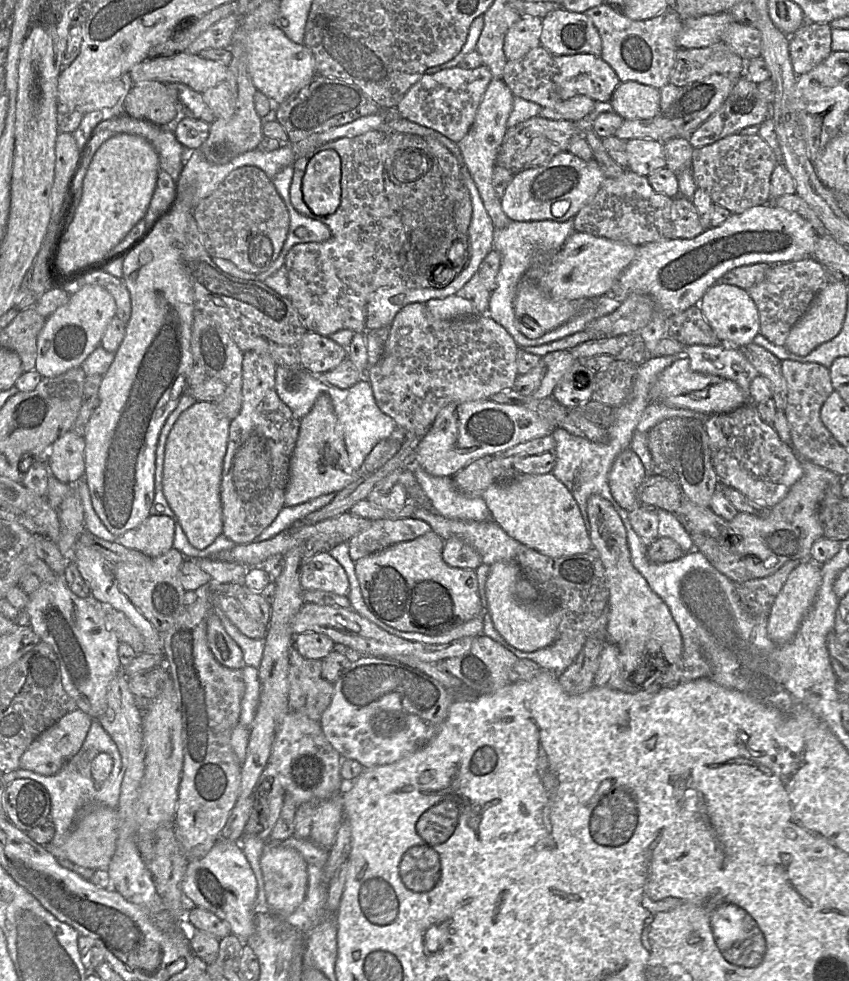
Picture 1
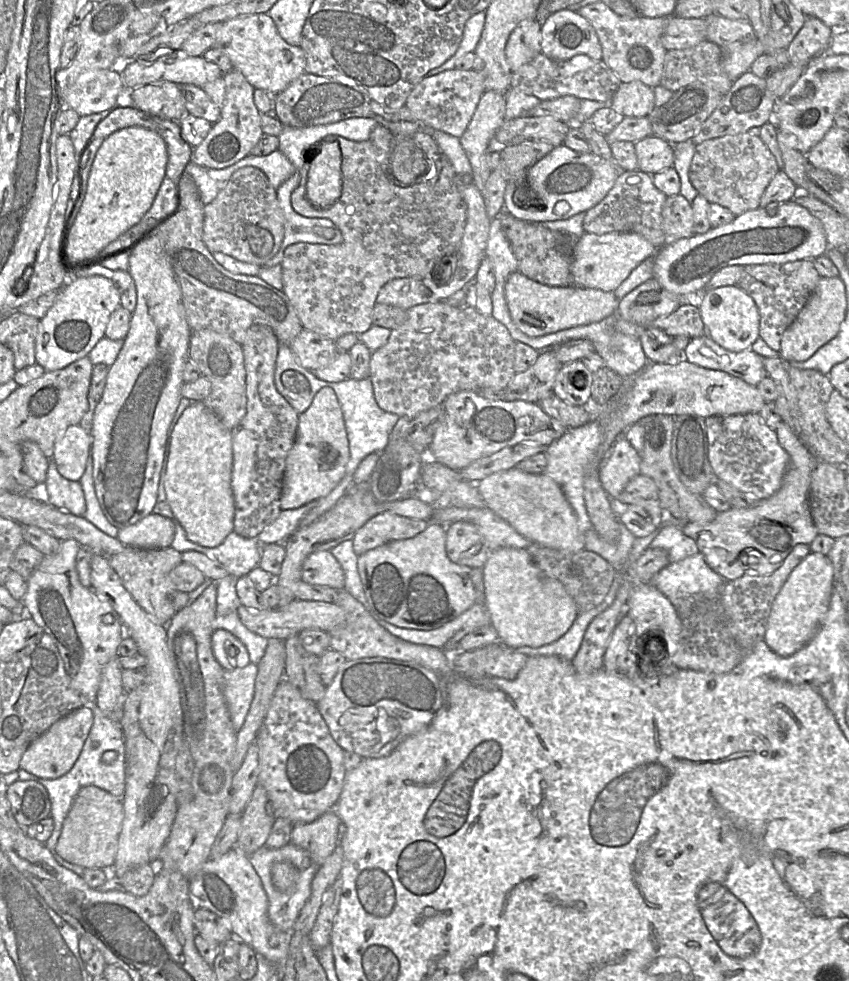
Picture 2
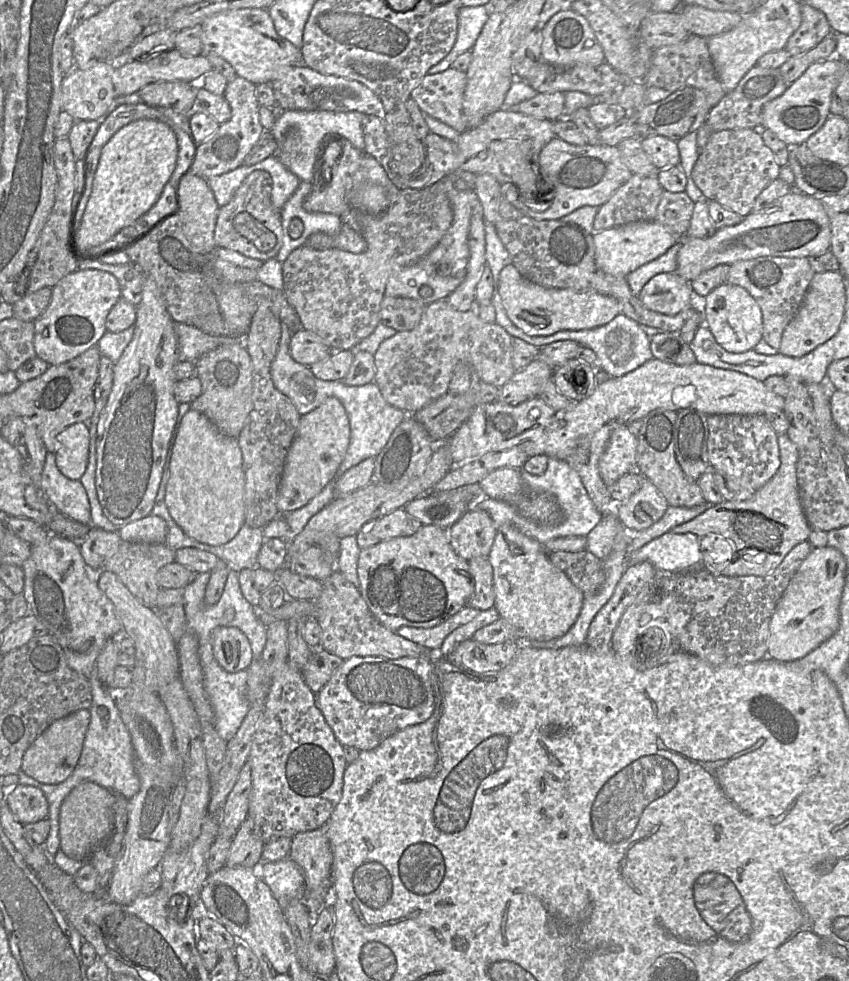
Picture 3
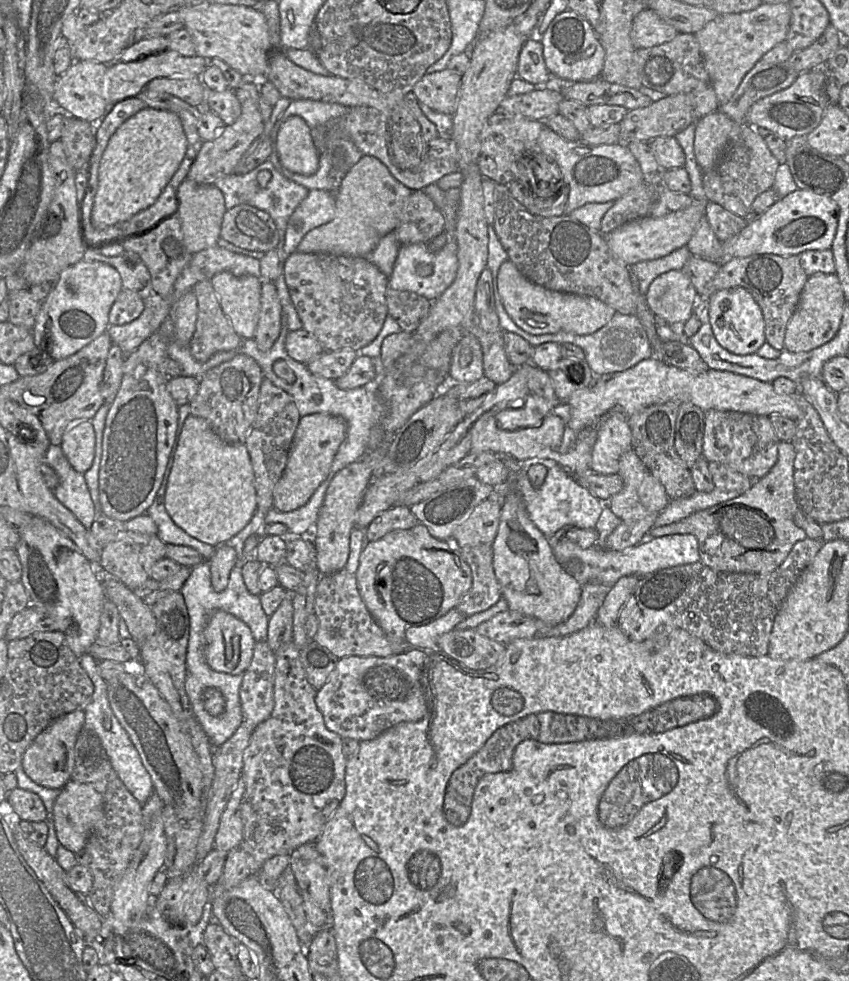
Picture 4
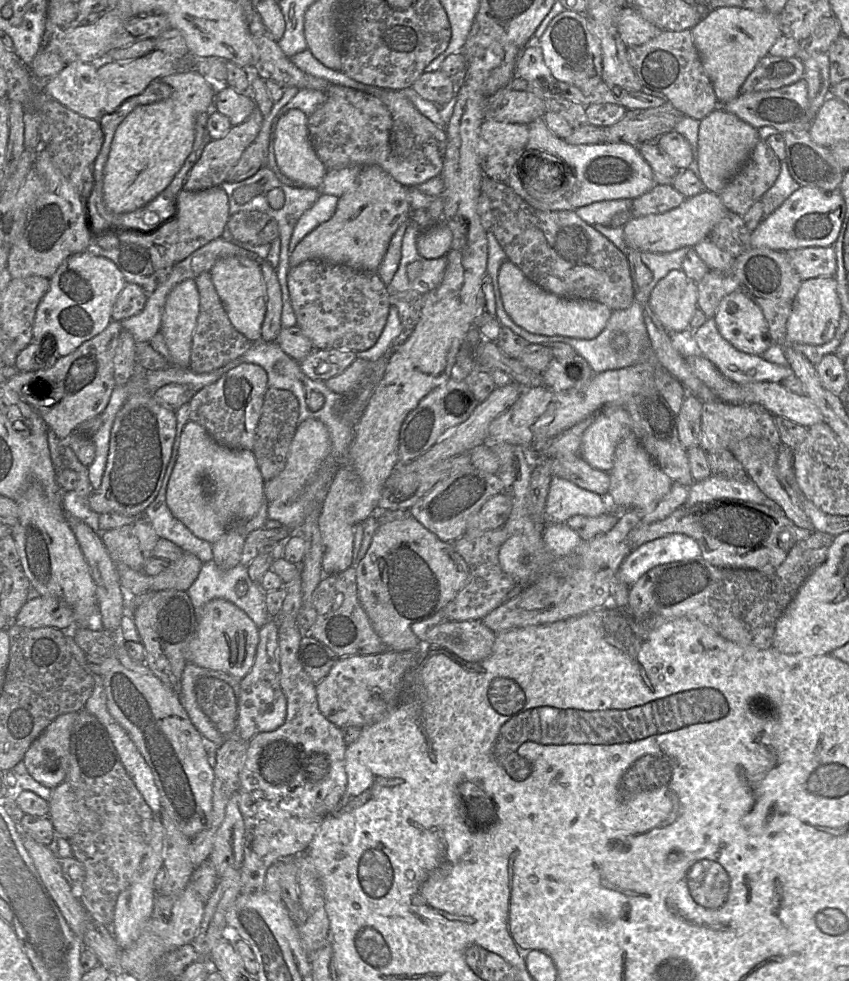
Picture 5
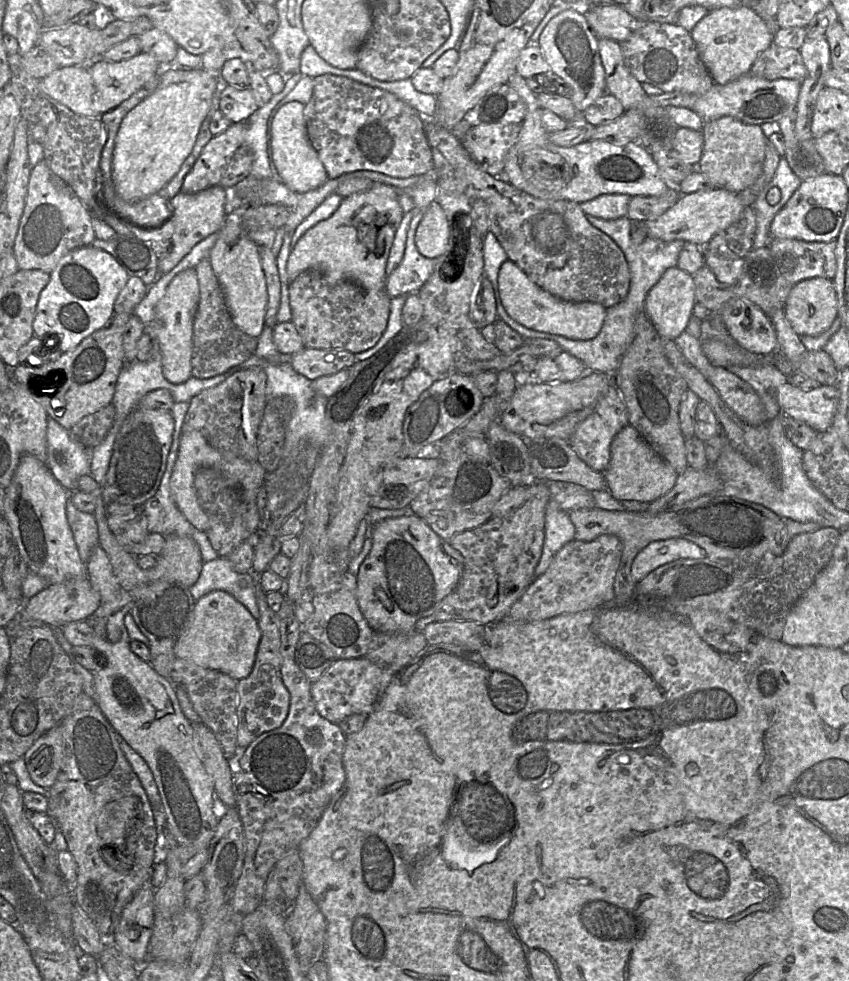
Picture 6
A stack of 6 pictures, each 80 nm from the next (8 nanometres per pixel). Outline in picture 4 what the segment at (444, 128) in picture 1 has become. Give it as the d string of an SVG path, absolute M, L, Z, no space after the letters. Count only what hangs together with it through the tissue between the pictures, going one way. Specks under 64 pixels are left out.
M448 68L424 74L411 92L432 110L452 116L458 100L461 75Z

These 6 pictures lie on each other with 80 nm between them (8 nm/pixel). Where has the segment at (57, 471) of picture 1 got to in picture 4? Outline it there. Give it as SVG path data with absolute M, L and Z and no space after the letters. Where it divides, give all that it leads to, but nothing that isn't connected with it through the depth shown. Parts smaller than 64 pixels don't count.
M92 422L72 424L64 432L60 447L72 468L84 474L90 469L95 455L95 431Z

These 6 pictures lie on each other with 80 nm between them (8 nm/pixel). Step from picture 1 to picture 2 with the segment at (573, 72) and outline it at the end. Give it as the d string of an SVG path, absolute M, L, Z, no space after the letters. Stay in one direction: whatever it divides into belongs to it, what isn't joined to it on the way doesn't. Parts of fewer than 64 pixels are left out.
M541 52L511 74L511 88L517 88L541 101L575 96L578 99L605 102L612 99L621 83L602 59L594 60L583 54L561 61L550 59Z

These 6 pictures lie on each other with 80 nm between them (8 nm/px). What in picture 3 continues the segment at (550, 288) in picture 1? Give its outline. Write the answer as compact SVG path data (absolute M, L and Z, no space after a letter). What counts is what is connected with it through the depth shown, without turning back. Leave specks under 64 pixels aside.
M657 221L633 222L593 234L595 261L605 273L626 277L637 268L666 253L679 240L677 234Z

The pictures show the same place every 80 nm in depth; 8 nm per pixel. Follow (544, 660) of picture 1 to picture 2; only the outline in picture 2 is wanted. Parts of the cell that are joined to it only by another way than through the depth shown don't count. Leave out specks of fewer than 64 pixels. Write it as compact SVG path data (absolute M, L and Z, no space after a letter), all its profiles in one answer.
M615 571L615 578L604 600L590 610L579 612L571 627L556 641L538 648L519 647L513 649L527 657L558 656L564 660L571 661L578 652L588 625L598 614L613 603L620 584L621 575Z

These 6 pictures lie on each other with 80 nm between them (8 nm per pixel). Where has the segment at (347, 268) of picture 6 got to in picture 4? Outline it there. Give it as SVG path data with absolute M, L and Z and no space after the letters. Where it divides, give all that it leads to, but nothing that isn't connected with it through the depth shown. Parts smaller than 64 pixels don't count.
M362 155L343 178L335 192L335 217L327 224L310 230L300 241L300 253L325 253L353 257L369 257L382 237L392 232L398 224L405 199L412 190L397 181L386 166L373 156Z

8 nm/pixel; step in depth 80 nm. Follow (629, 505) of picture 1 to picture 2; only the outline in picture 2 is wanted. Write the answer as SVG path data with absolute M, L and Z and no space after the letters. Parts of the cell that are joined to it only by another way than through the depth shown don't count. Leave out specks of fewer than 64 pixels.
M620 435L600 463L601 484L611 498L617 498L629 480L638 474L640 456L625 436Z

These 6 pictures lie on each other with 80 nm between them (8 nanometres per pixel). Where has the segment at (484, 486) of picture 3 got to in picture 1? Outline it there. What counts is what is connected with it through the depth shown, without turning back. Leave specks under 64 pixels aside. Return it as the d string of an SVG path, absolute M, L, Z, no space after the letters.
M552 473L519 474L507 482L491 484L482 494L494 520L519 543L549 557L580 554L592 549L589 532L584 524L579 507L566 486Z

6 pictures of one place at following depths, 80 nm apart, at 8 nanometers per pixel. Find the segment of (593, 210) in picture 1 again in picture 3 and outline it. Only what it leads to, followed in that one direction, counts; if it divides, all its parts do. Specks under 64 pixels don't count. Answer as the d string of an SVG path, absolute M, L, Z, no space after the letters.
M633 174L602 206L593 222L594 232L633 222L656 221L663 188L657 177Z

